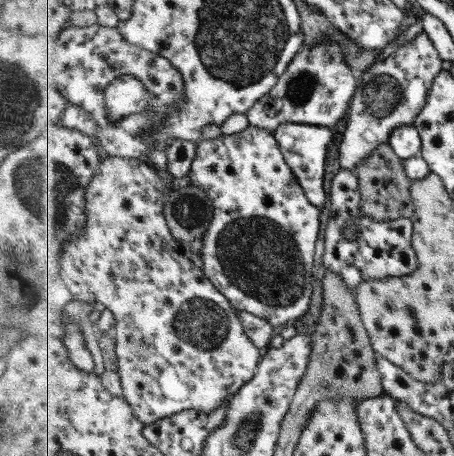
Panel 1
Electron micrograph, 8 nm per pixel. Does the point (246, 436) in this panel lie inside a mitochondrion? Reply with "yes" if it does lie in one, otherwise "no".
yes

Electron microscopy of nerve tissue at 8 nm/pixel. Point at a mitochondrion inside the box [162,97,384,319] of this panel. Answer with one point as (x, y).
(271, 271)

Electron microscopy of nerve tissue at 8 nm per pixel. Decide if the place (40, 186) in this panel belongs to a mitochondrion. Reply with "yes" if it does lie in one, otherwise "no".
yes

